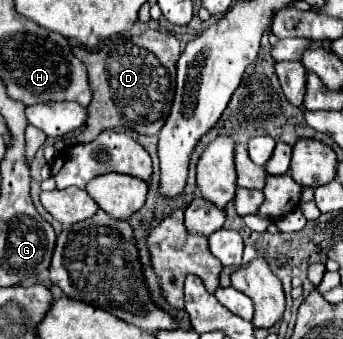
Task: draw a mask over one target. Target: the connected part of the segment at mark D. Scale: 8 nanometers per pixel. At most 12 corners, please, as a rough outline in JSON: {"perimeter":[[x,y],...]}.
{"perimeter":[[147,29],[75,45],[105,129],[161,131],[175,97],[175,35]]}

